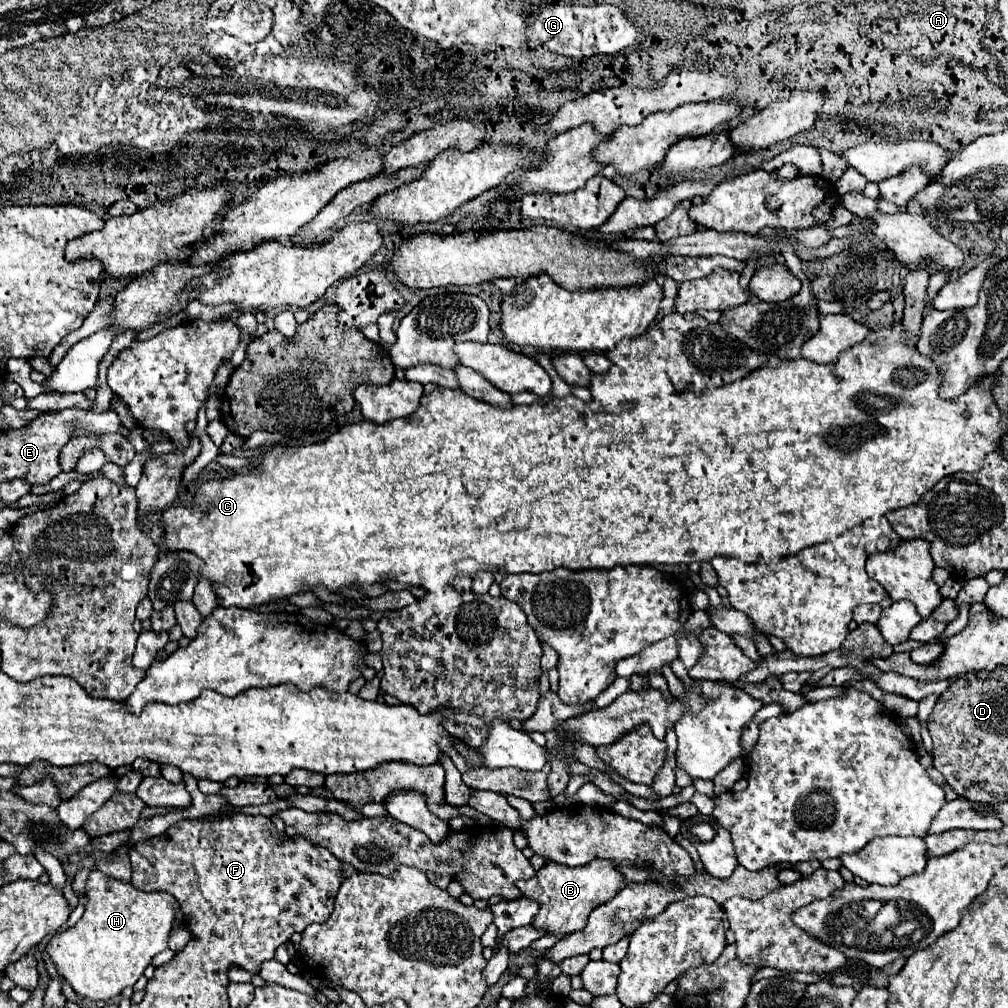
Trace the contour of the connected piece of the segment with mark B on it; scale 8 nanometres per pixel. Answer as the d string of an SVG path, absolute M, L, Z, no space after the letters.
M598 858L578 868L564 868L562 864L548 862L536 872L536 876L532 876L530 880L520 880L516 886L526 898L532 898L540 904L540 912L532 924L538 928L546 928L550 934L566 936L576 930L582 930L588 924L590 910L614 898L616 892L622 890L624 882L622 872L618 872L616 864Z

